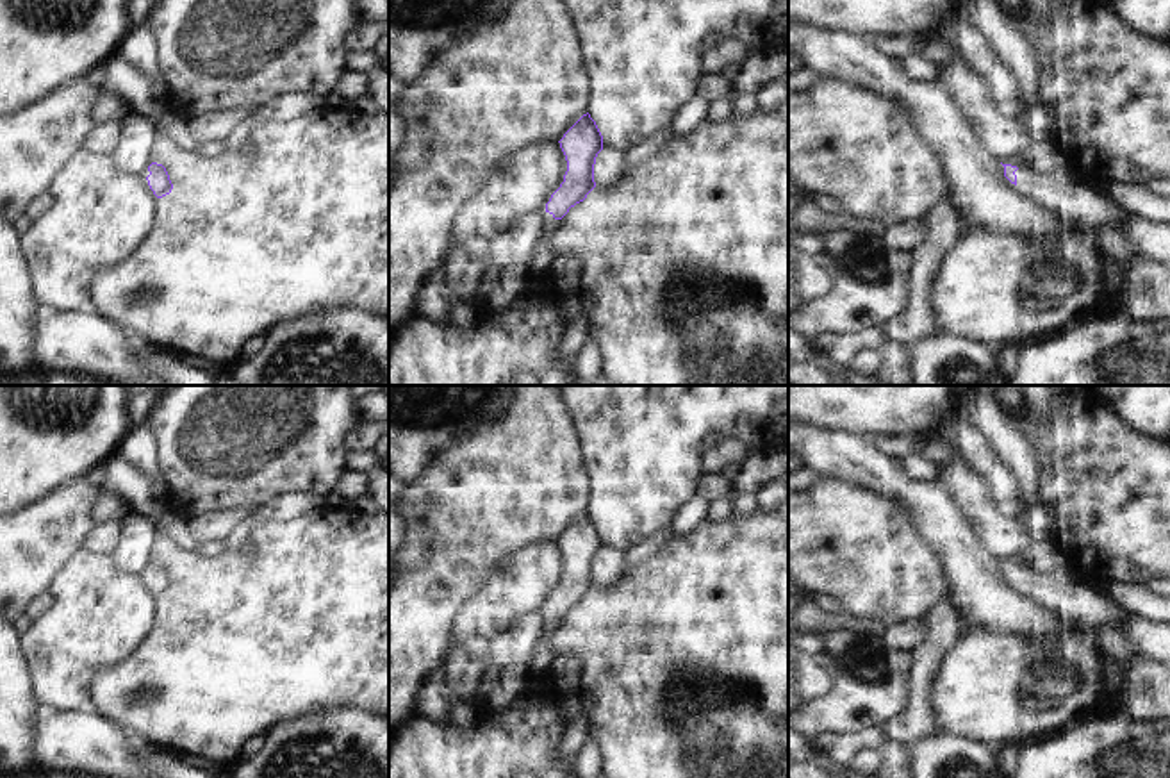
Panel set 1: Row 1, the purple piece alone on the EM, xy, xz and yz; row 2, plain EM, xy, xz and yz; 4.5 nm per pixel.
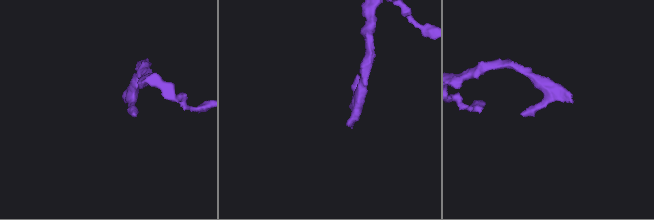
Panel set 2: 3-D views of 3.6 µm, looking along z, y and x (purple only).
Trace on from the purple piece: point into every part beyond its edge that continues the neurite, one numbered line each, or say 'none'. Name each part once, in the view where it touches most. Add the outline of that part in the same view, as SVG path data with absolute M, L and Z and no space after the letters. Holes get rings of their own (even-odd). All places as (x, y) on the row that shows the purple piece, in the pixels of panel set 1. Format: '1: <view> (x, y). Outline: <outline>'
1: yz (1079, 204). Outline: M1059 166L1047 175L1031 170L1017 170L1015 175L1022 194L1052 209L1070 227L1120 232L1131 250L1170 264L1170 219L1127 212L1090 184L1077 182L1068 166Z

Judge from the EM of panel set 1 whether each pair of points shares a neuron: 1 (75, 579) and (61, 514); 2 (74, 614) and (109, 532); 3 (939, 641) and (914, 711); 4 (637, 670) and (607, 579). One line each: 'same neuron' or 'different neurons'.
1: different neurons
2: different neurons
3: same neuron
4: different neurons

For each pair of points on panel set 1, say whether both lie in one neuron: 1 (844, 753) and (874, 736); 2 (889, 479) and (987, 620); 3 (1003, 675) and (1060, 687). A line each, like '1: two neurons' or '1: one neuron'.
1: one neuron
2: one neuron
3: one neuron

